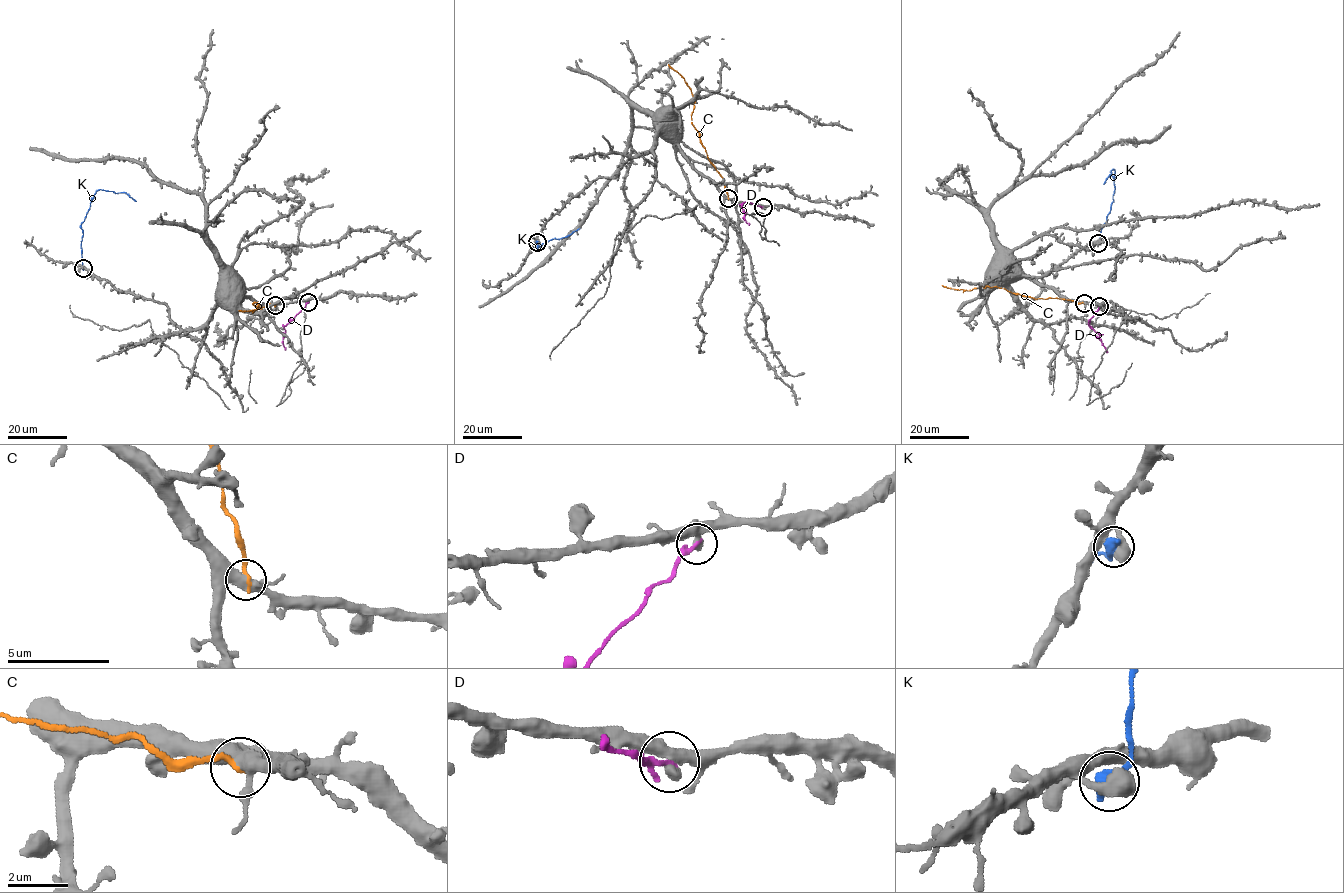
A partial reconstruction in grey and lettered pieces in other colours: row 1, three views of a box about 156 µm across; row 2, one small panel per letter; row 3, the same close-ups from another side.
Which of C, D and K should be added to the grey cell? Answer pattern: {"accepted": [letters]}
{"accepted": []}

